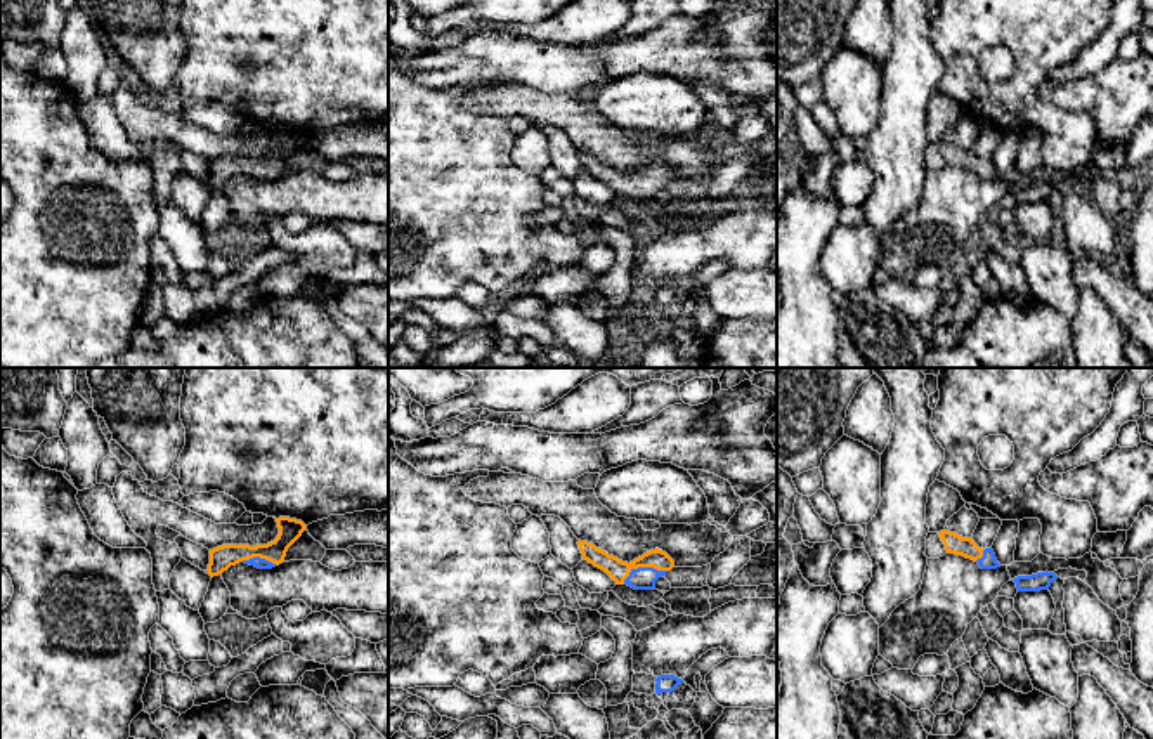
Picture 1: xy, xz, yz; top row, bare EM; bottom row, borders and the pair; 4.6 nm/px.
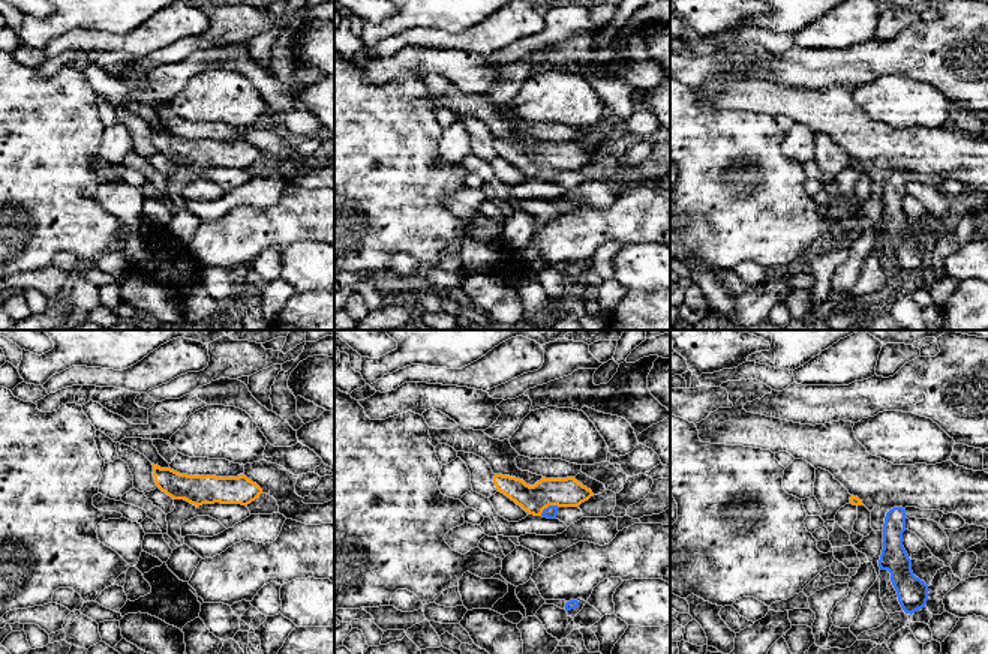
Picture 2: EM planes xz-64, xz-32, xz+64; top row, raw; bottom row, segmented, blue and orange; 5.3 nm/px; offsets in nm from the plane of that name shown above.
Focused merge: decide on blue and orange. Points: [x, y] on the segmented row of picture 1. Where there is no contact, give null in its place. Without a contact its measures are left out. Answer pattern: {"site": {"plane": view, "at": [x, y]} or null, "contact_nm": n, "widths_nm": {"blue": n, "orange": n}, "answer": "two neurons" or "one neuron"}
{"site": {"plane": "xz", "at": [642, 568]}, "contact_nm": 220, "widths_nm": {"blue": 110, "orange": 90}, "answer": "one neuron"}

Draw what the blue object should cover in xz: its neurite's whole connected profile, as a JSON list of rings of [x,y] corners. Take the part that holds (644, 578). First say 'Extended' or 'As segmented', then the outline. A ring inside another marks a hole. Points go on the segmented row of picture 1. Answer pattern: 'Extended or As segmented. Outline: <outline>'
Extended. Outline: [[[579,540],[577,545],[584,560],[605,571],[616,585],[628,585],[635,590],[654,590],[655,581],[674,567],[674,560],[659,548],[628,564],[596,548],[593,543]]]

